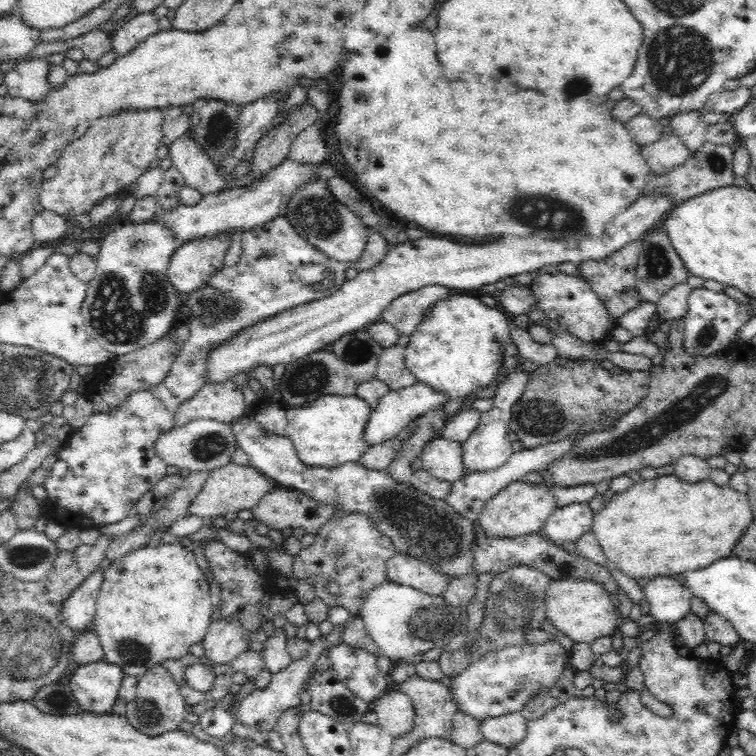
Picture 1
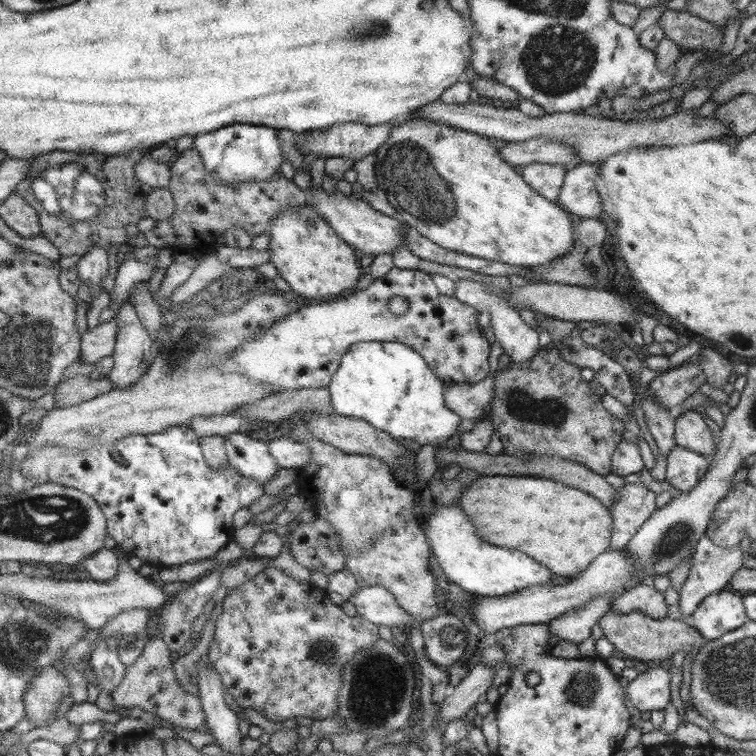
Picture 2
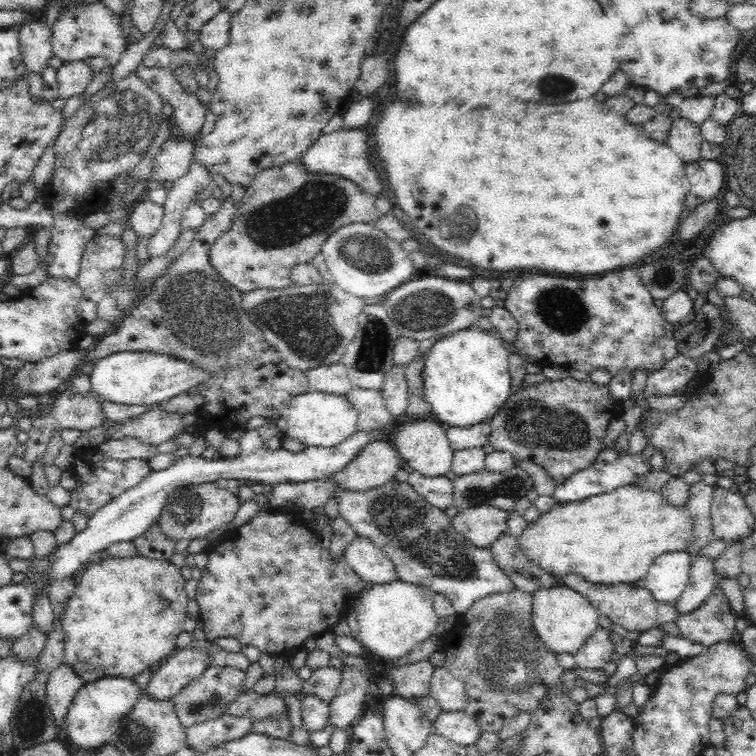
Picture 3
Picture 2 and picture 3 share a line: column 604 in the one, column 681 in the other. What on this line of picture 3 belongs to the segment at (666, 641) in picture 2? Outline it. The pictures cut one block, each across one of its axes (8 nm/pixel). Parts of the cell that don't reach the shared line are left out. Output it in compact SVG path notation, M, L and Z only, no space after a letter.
M717 585L694 612L679 615L673 622L678 629L678 637L702 646L711 646L731 638L737 617L724 591Z

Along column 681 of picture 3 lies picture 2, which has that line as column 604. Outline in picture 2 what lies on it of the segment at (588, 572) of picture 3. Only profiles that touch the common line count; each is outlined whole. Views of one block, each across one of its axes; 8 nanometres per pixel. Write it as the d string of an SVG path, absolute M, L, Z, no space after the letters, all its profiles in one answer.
M483 475L473 480L469 488L461 494L459 506L463 508L463 512L467 512L467 516L475 524L475 532L479 537L491 542L492 545L519 548L519 552L535 556L535 561L549 568L556 580L568 580L582 573L597 556L608 551L610 544L609 511L590 494L569 488L559 481L542 477Z

